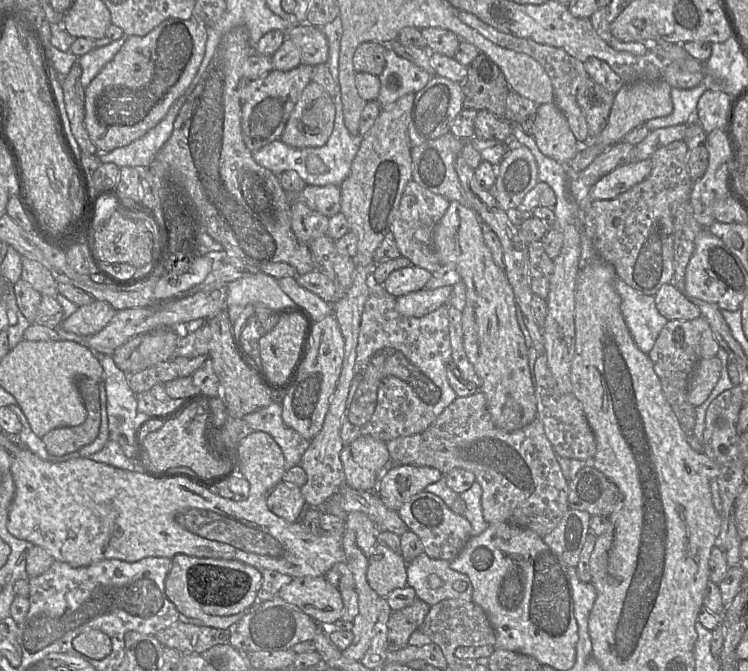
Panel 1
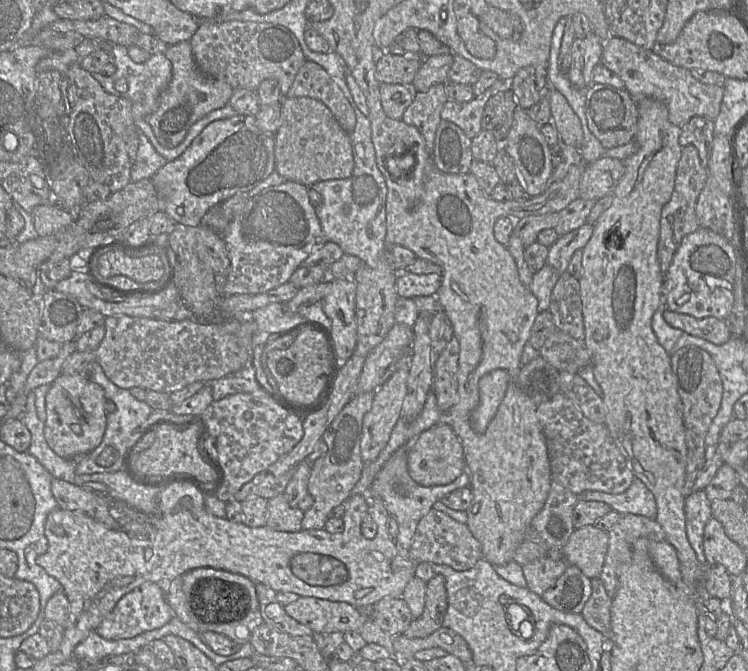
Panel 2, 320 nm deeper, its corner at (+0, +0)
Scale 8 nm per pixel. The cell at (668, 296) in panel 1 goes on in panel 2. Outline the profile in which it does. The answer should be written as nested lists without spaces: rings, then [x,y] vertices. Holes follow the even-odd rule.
[[[669,309],[663,313],[664,320],[672,327],[681,329],[695,337],[705,339],[713,344],[721,345],[732,337],[726,322],[714,317],[697,319]]]

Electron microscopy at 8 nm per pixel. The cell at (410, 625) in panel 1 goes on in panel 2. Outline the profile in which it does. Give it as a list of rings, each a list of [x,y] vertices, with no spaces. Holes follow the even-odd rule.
[[[436,574],[426,584],[425,607],[422,615],[413,619],[404,632],[407,638],[424,638],[443,626],[443,620],[448,607],[445,578]]]

